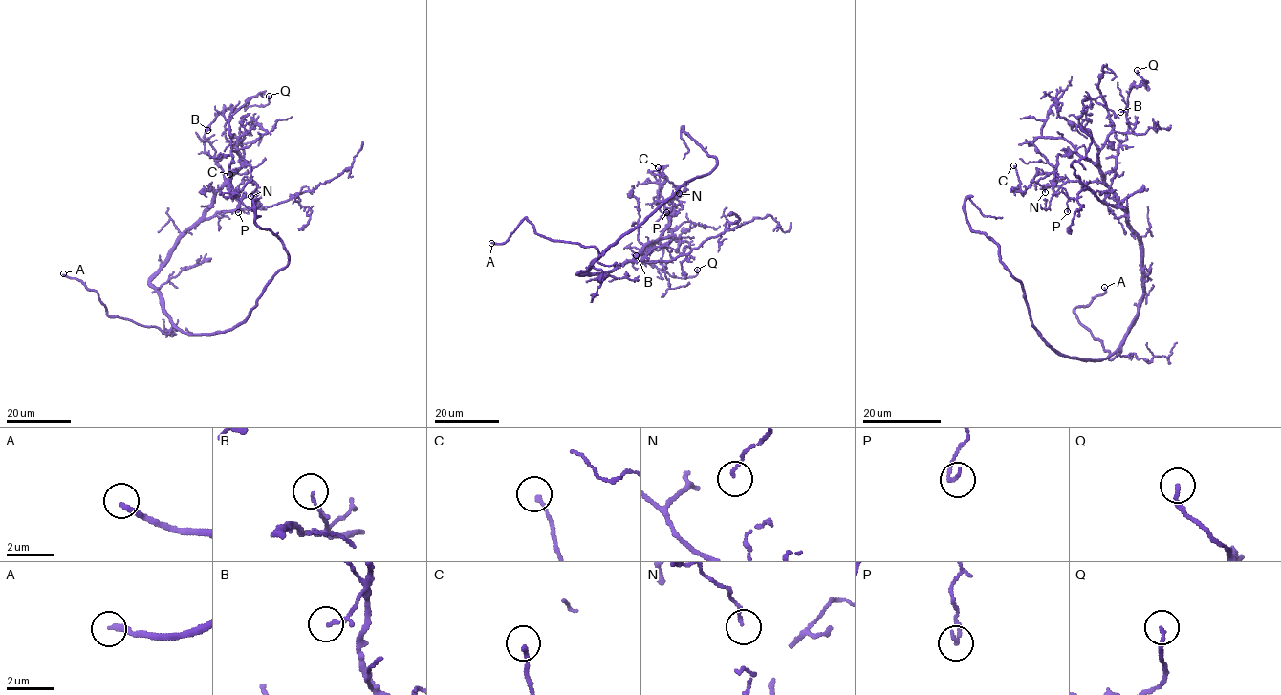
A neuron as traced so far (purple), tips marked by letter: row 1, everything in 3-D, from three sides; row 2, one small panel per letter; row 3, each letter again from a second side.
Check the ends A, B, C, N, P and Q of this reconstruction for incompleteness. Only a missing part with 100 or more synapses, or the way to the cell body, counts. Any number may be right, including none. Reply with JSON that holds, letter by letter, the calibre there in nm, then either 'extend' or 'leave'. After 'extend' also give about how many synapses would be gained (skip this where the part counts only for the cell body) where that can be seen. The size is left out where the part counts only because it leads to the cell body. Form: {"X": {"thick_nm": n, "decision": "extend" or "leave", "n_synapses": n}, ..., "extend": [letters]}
{"A": {"thick_nm": 240, "decision": "extend"}, "B": {"thick_nm": 100, "decision": "leave"}, "C": {"thick_nm": 160, "decision": "leave"}, "N": {"thick_nm": 100, "decision": "leave"}, "P": {"thick_nm": 160, "decision": "leave"}, "Q": {"thick_nm": 140, "decision": "leave"}, "extend": ["A"]}

